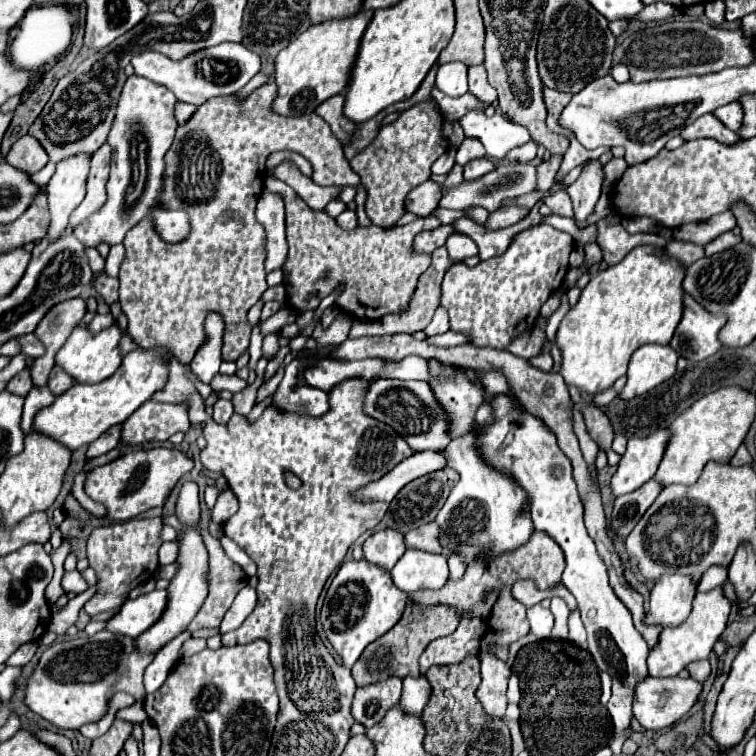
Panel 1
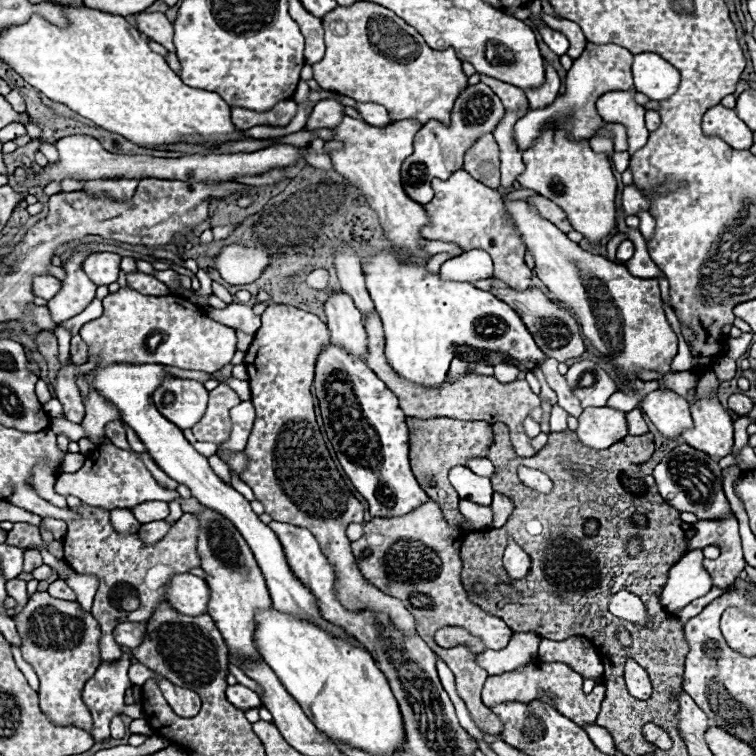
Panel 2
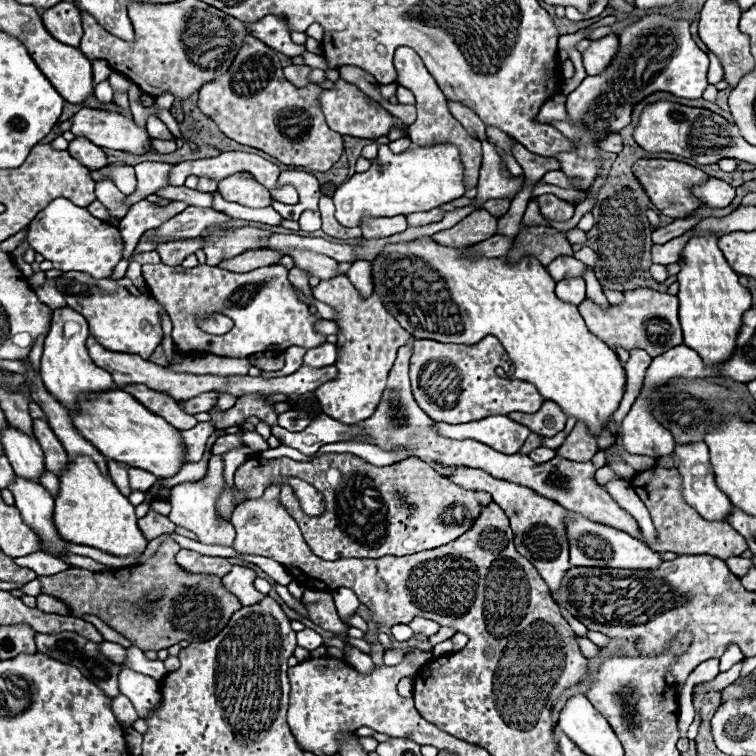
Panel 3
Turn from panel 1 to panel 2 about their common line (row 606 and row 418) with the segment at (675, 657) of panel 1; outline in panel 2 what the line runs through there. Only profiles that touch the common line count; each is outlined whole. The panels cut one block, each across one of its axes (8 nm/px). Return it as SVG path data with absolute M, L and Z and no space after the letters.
M714 392L708 398L694 396L690 404L694 426L682 432L682 440L696 450L706 452L712 458L724 458L732 452L734 428L728 410L716 400Z

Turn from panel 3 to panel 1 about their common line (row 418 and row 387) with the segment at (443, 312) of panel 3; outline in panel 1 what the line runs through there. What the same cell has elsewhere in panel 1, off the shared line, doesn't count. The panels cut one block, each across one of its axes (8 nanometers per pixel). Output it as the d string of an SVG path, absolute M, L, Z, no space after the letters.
M636 246L618 264L598 270L582 290L578 304L562 318L556 334L564 356L560 374L566 384L598 394L626 374L636 348L650 342L668 345L682 320L684 272L686 266L656 246Z

